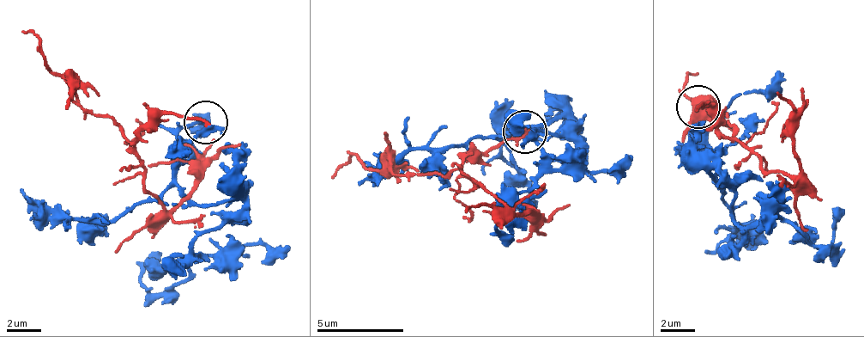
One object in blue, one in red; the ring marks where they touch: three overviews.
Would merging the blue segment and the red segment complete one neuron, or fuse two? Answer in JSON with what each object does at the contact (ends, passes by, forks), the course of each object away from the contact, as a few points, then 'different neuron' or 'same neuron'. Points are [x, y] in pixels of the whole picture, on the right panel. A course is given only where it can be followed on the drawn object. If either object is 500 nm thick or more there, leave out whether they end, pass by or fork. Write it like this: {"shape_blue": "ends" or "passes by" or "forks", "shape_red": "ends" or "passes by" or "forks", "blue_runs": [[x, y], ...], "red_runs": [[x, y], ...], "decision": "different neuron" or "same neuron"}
{"shape_blue": "ends", "shape_red": "ends", "blue_runs": [[699, 110], [719, 184], [735, 197], [733, 216], [737, 224], [788, 218], [828, 254], [837, 205]], "red_runs": [[699, 106], [710, 107], [724, 136], [737, 141], [760, 167], [794, 174], [795, 117], [778, 90]], "decision": "different neuron"}

